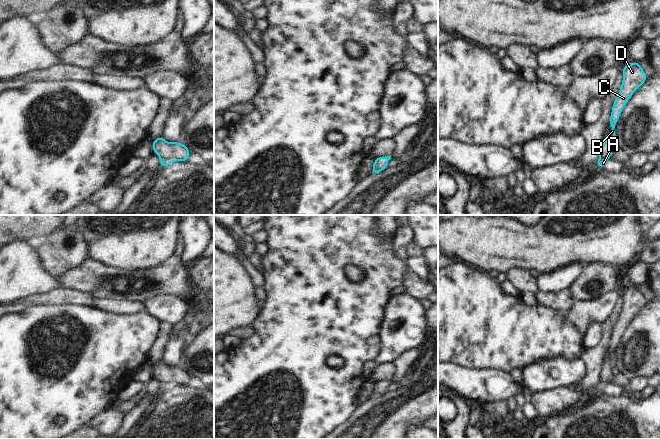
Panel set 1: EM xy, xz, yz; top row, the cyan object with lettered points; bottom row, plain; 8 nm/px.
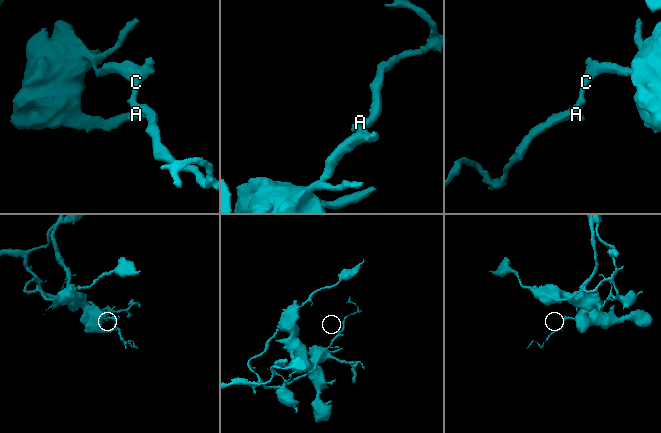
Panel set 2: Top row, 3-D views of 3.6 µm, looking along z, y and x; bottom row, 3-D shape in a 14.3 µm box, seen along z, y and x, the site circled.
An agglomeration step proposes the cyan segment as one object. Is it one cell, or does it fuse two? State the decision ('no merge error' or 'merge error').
no merge error

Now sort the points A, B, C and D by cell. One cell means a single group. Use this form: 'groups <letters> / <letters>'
groups A B C D

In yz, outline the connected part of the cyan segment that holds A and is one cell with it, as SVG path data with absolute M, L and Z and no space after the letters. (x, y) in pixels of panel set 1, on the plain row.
M631 286L623 292L623 305L619 317L613 326L609 348L611 349L610 360L603 362L603 367L599 376L597 391L603 392L607 389L607 383L612 381L613 373L611 368L616 365L616 347L634 316L648 303L639 286Z

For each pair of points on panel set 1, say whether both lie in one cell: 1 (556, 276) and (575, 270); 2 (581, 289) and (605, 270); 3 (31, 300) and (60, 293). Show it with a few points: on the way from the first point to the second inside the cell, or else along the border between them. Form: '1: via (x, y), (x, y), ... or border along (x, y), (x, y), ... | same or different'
1: via (561, 276), (570, 272) | same
2: via (587, 285), (599, 276) | same
3: via (38, 298), (53, 296) | same

